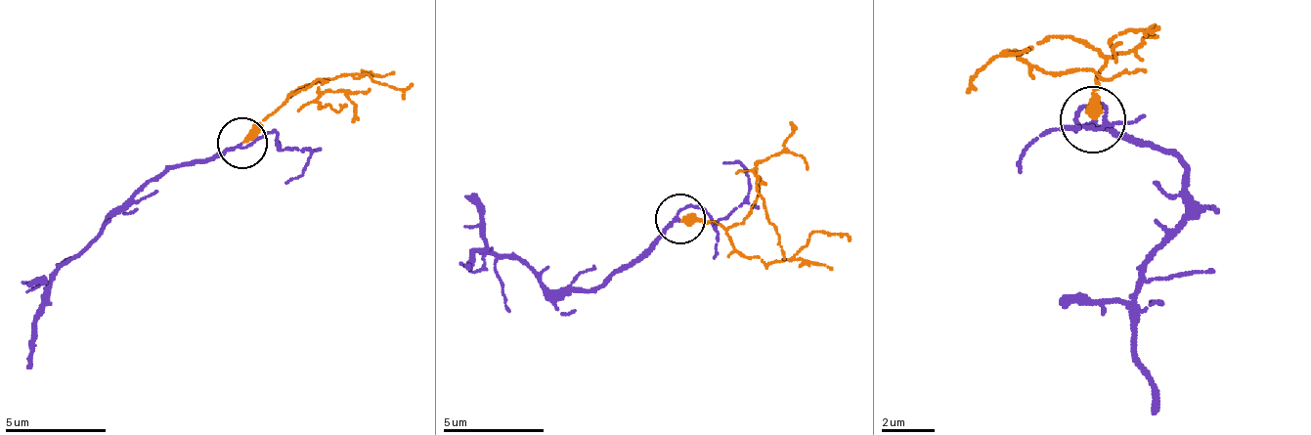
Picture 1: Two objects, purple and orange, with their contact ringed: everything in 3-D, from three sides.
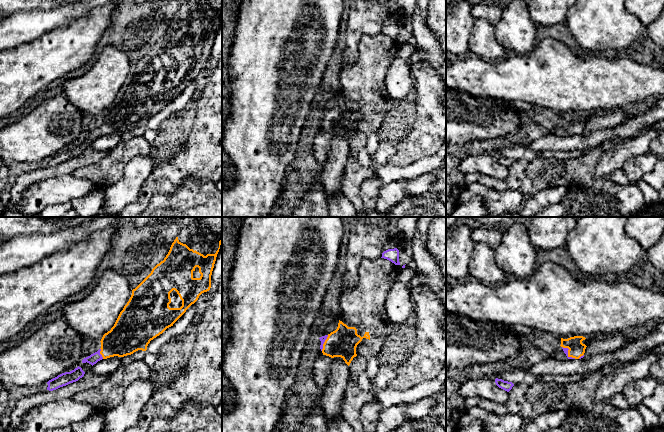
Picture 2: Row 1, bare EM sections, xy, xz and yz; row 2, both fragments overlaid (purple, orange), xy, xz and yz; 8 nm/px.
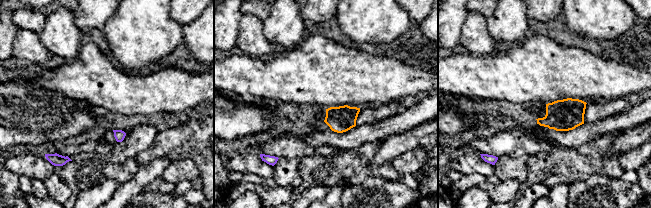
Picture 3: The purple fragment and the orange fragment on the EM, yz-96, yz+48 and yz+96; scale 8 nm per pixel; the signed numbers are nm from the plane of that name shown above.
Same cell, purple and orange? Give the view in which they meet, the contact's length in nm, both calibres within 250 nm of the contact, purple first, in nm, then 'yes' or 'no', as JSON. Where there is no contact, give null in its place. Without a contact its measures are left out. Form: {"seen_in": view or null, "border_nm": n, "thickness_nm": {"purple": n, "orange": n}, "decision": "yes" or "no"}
{"seen_in": "xz", "border_nm": 140, "thickness_nm": {"purple": 50, "orange": 240}, "decision": "yes"}

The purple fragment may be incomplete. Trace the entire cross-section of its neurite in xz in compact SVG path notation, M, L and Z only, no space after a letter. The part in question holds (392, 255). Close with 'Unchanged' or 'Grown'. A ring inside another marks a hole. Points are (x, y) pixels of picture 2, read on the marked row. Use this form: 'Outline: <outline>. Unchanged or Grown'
Outline: M397 248L388 249L382 253L382 257L394 263L395 265L400 265L399 262L399 250Z. Unchanged

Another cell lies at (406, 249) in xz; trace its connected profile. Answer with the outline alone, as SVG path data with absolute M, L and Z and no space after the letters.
M405 240L404 243L398 248L398 250L400 264L397 266L402 268L403 265L413 260L413 245L411 240Z

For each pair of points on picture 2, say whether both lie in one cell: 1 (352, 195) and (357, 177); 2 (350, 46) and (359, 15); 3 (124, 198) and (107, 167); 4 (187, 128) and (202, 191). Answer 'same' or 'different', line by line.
1: same
2: same
3: different
4: different

